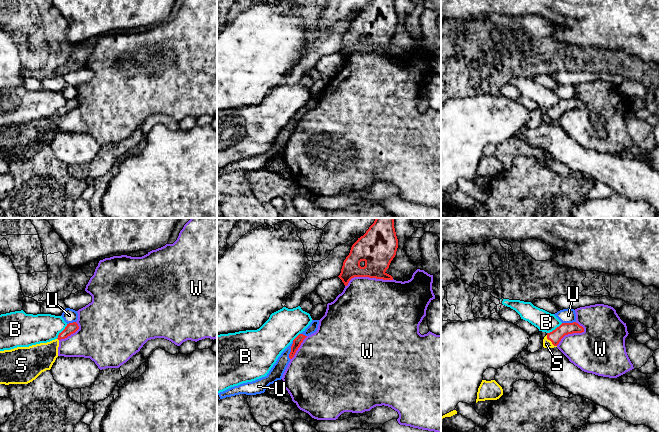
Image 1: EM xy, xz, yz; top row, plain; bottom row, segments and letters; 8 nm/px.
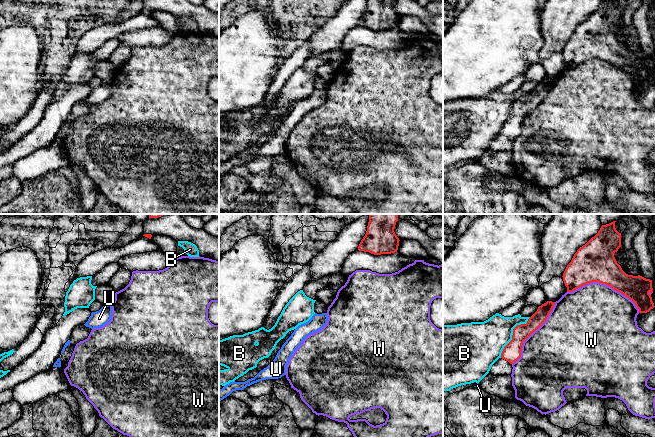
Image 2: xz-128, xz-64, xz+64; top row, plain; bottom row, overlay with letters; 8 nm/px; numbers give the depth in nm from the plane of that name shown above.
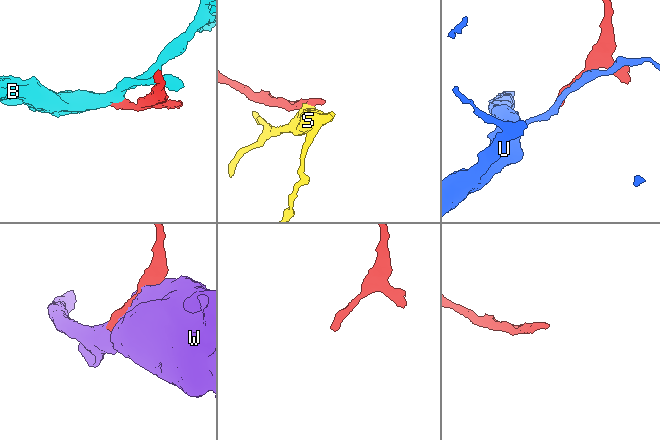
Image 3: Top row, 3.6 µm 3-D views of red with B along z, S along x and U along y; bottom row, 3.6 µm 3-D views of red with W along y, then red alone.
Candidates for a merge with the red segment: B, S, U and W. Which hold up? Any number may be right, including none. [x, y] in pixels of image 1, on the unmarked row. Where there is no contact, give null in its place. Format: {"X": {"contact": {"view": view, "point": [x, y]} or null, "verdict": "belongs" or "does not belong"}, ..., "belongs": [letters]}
{"B": {"contact": {"view": "xy", "point": [62, 107]}, "verdict": "does not belong"}, "S": {"contact": {"view": "yz", "point": [550, 116]}, "verdict": "does not belong"}, "U": {"contact": {"view": "xz", "point": [291, 126]}, "verdict": "does not belong"}, "W": {"contact": {"view": "xz", "point": [368, 52]}, "verdict": "does not belong"}, "belongs": []}

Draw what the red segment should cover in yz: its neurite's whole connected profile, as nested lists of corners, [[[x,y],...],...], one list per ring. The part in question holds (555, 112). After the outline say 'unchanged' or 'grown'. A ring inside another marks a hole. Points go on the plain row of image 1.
[[[576,98],[562,99],[555,106],[547,109],[547,115],[550,116],[554,122],[557,122],[565,111],[582,108],[584,108],[584,104]]]; unchanged

